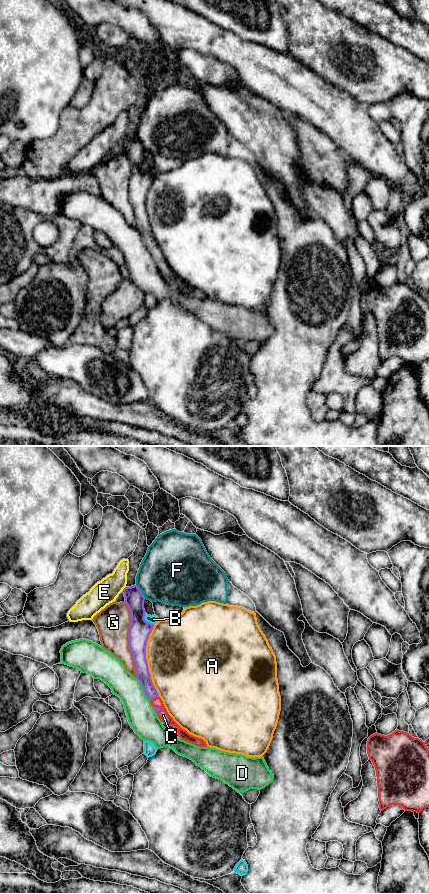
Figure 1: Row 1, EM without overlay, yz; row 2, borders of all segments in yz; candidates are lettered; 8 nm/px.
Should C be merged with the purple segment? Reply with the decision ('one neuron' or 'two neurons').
one neuron

